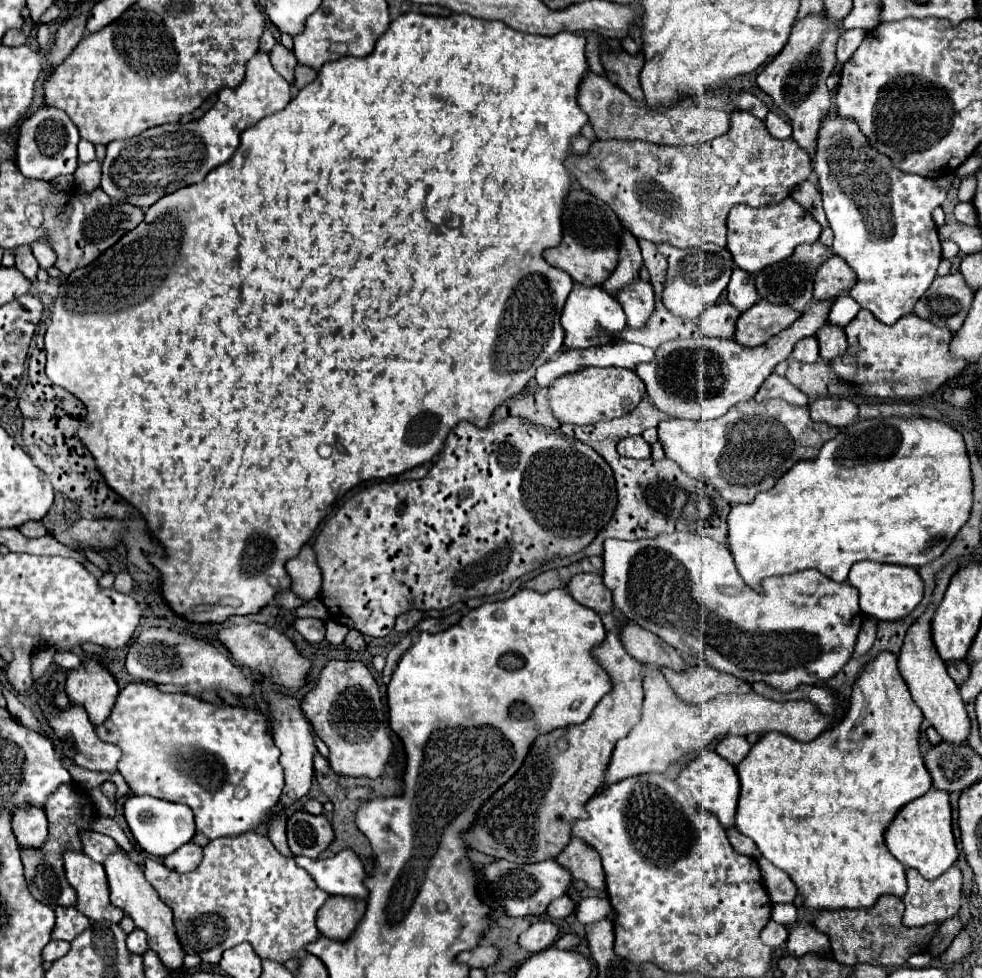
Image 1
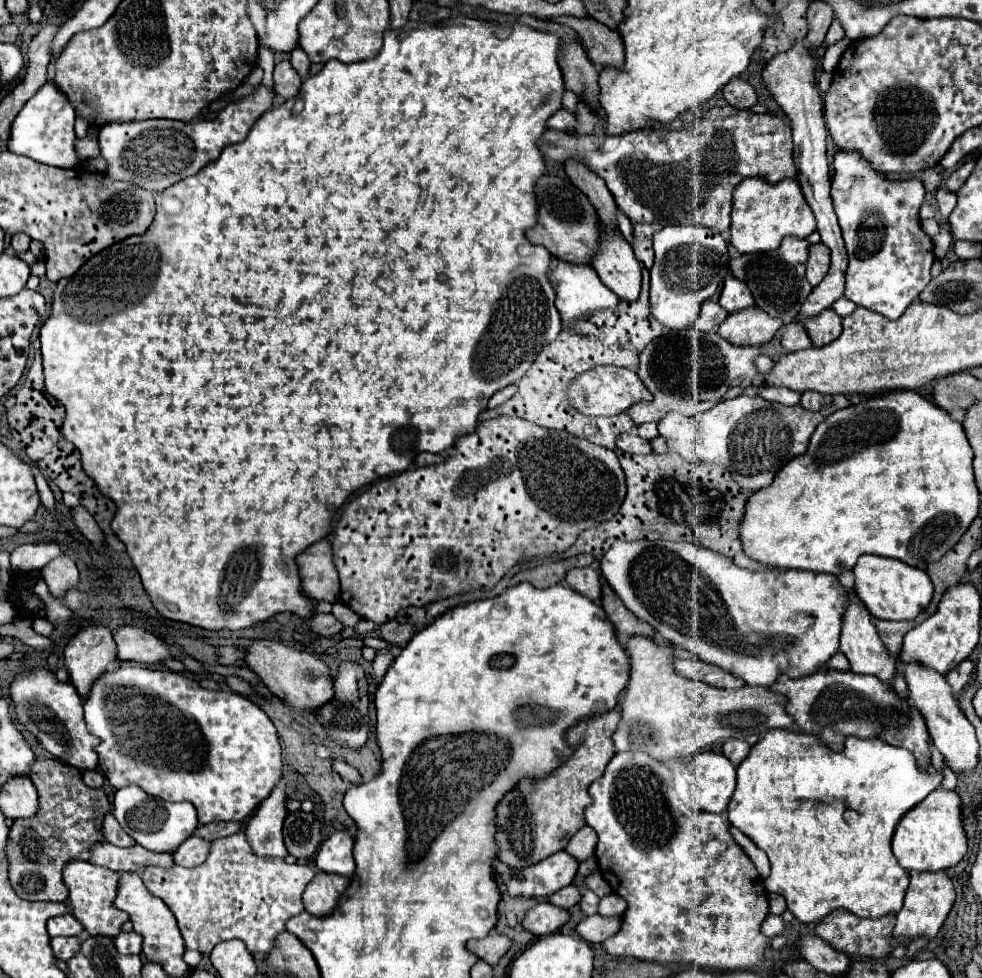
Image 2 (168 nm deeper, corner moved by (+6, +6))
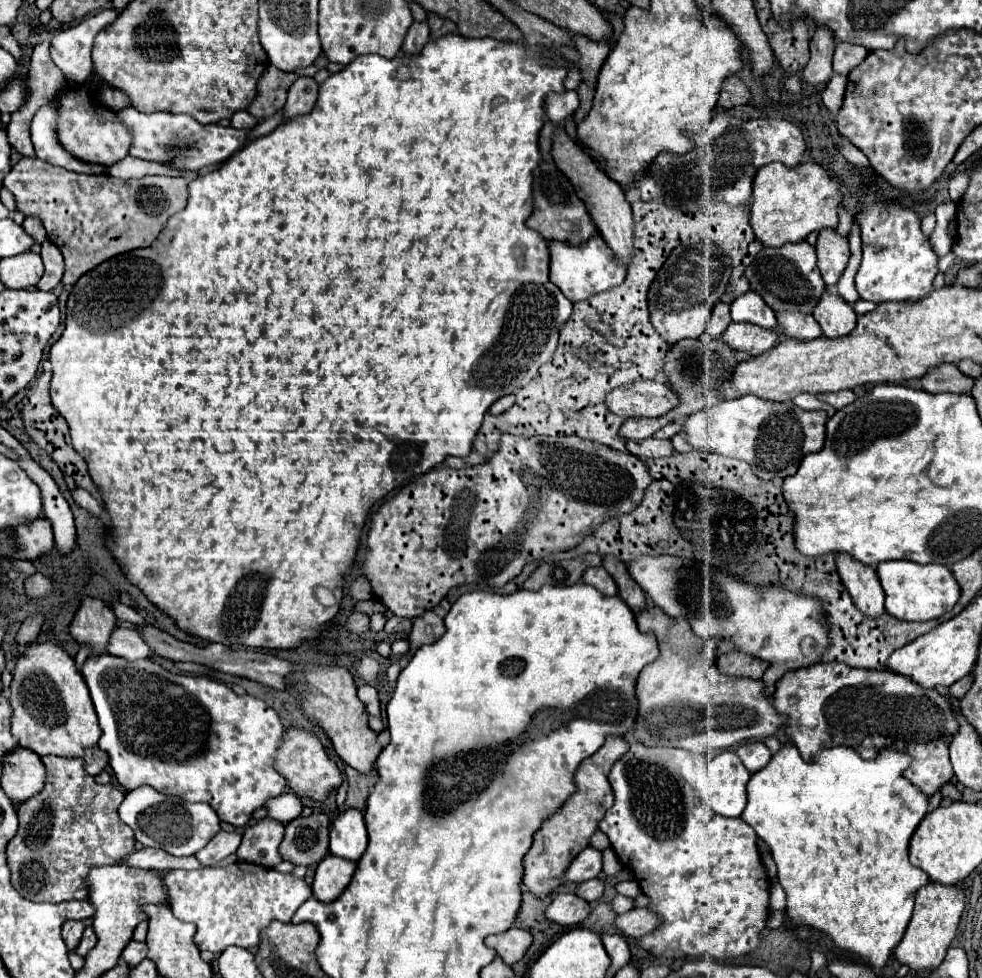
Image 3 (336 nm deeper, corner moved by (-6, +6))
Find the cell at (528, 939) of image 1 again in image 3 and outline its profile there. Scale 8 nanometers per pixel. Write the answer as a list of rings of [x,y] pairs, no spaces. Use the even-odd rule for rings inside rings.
[[[557,894],[545,910],[545,916],[559,926],[575,926],[587,918],[585,908],[589,914],[589,904],[575,894]]]

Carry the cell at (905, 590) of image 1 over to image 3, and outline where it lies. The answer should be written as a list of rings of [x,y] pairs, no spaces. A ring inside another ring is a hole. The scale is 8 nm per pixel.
[[[881,562],[877,564],[877,574],[885,592],[885,612],[897,620],[927,622],[943,616],[951,610],[961,594],[953,574],[945,566],[917,566],[915,562]]]

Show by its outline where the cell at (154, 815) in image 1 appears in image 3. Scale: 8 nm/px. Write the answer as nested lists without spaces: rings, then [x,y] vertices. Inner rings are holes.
[[[139,786],[127,792],[119,806],[119,816],[133,828],[137,842],[157,846],[173,856],[193,856],[219,832],[219,818],[209,804],[191,804],[175,796],[165,796],[151,786]]]

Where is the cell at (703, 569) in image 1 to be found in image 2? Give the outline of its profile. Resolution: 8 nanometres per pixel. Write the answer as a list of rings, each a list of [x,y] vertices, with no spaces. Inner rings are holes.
[[[617,540],[613,542],[613,546],[609,548],[609,552],[603,556],[601,560],[601,574],[605,576],[605,580],[609,582],[609,586],[615,590],[615,594],[625,602],[625,606],[641,620],[649,622],[665,640],[669,640],[673,646],[679,648],[687,648],[691,650],[697,658],[701,658],[703,662],[715,664],[739,678],[743,678],[749,686],[757,684],[757,686],[765,686],[769,688],[775,678],[783,672],[789,678],[801,678],[807,674],[817,672],[819,668],[823,668],[827,664],[827,660],[839,650],[839,636],[841,636],[841,622],[843,622],[843,612],[849,604],[845,588],[839,584],[839,580],[833,574],[813,574],[809,570],[769,570],[769,572],[749,572],[745,568],[733,566],[733,562],[729,562],[729,558],[713,552],[713,550],[705,550],[699,548],[691,542],[665,542],[665,540],[657,540],[657,542],[649,542],[649,540],[635,540],[635,542],[623,542]]]

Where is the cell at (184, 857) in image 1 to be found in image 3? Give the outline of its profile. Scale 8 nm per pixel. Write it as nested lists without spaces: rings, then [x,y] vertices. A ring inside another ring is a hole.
[[[219,832],[217,836],[213,836],[209,840],[209,844],[205,848],[201,848],[195,858],[203,864],[203,866],[213,866],[221,860],[225,860],[229,854],[233,854],[241,844],[241,836],[237,832]]]

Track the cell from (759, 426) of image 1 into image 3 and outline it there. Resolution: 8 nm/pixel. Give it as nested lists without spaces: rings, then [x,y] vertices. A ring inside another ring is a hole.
[[[757,396],[719,400],[717,404],[691,414],[683,432],[687,442],[697,450],[709,450],[721,456],[745,460],[761,480],[783,480],[797,472],[809,452],[817,452],[825,440],[825,410],[803,410],[793,402],[771,402]]]

